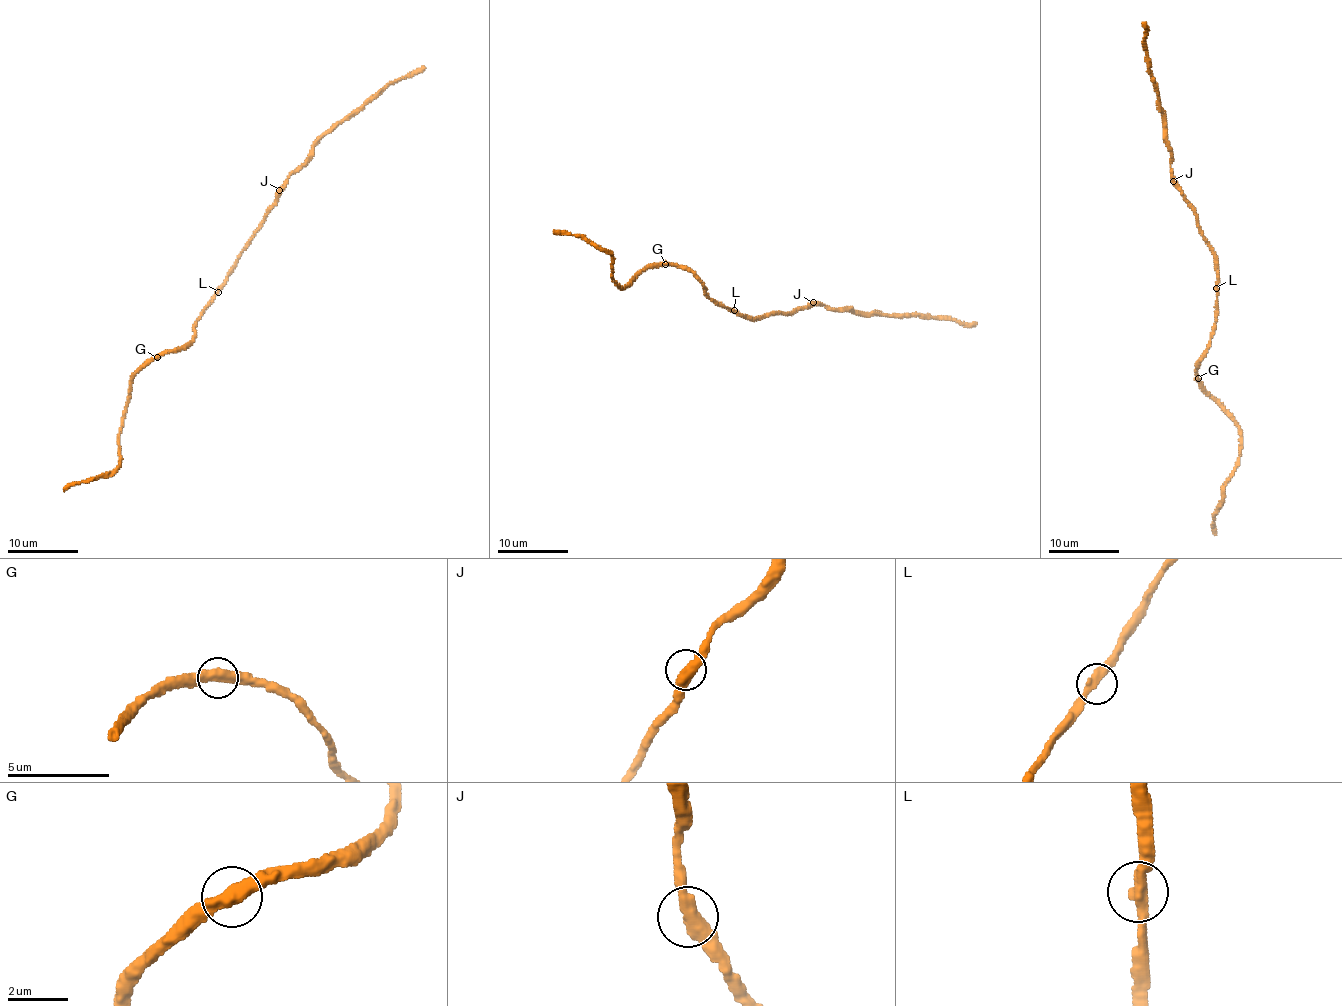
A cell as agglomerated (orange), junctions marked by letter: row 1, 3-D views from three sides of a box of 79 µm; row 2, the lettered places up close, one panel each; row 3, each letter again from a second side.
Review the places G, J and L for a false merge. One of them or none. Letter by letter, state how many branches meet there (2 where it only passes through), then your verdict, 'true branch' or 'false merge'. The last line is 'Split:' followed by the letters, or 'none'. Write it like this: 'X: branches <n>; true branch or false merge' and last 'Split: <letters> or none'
G: branches 2; true branch
J: branches 2; true branch
L: branches 2; true branch
Split: none

